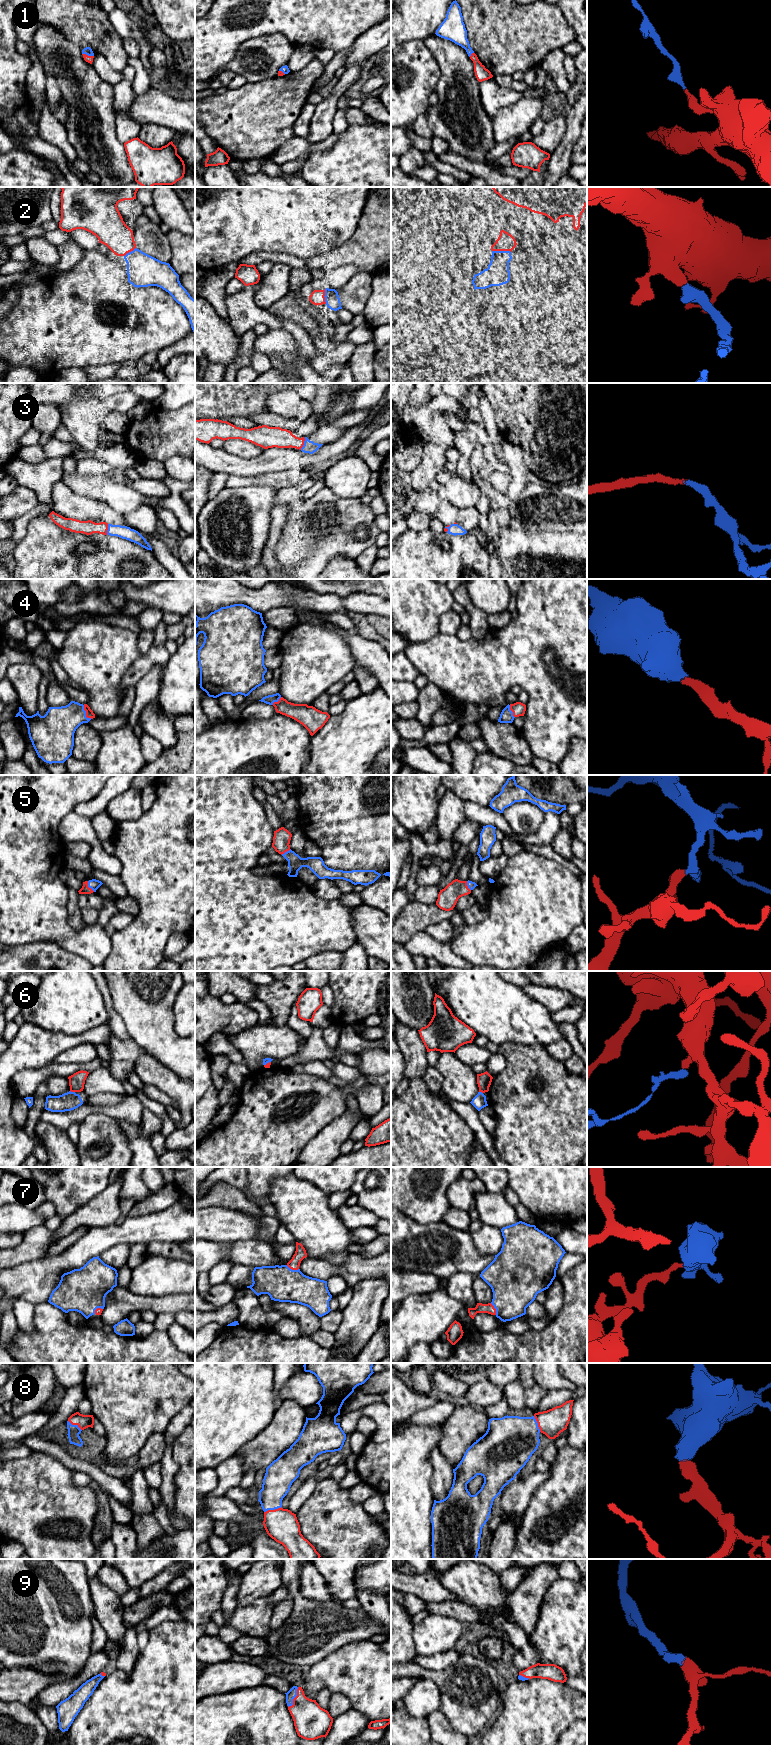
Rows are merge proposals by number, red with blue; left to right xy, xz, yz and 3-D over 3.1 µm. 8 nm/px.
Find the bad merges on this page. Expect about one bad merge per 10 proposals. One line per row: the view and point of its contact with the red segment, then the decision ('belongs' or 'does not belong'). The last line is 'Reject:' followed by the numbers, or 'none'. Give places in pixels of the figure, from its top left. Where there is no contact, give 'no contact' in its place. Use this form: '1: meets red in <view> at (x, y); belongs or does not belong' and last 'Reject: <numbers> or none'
1: meets red in xy at (88, 56); belongs
2: meets red in yz at (501, 250); belongs
3: meets red in xz at (303, 444); belongs
4: meets red in xy at (86, 713); belongs
5: meets red in xy at (88, 887); belongs
6: meets red in xy at (72, 1091); does not belong
7: meets red in xz at (292, 1269); belongs
8: meets red in xz at (272, 1510); belongs
9: meets red in xz at (294, 1698); belongs
Reject: 6

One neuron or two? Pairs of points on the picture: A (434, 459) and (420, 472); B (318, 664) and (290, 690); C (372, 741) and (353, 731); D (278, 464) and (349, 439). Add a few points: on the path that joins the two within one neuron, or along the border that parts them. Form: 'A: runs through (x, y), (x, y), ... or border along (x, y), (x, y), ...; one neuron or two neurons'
A: runs through (431, 462), (423, 470); one neuron
B: runs through (311, 669), (297, 683); one neuron
C: runs through (367, 736), (364, 733), (358, 733); one neuron
D: runs through (296, 460), (313, 460), (331, 449); one neuron

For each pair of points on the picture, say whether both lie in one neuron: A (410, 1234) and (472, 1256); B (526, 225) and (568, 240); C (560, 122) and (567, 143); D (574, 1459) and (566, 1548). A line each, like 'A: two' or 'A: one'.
A: one
B: two
C: two
D: one

